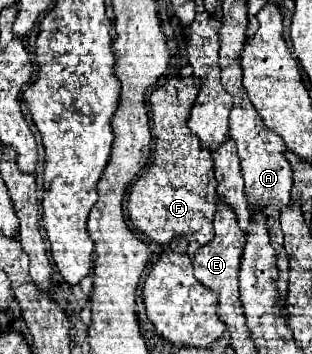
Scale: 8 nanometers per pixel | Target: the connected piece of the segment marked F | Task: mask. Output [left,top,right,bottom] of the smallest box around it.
[128,76,216,254]

